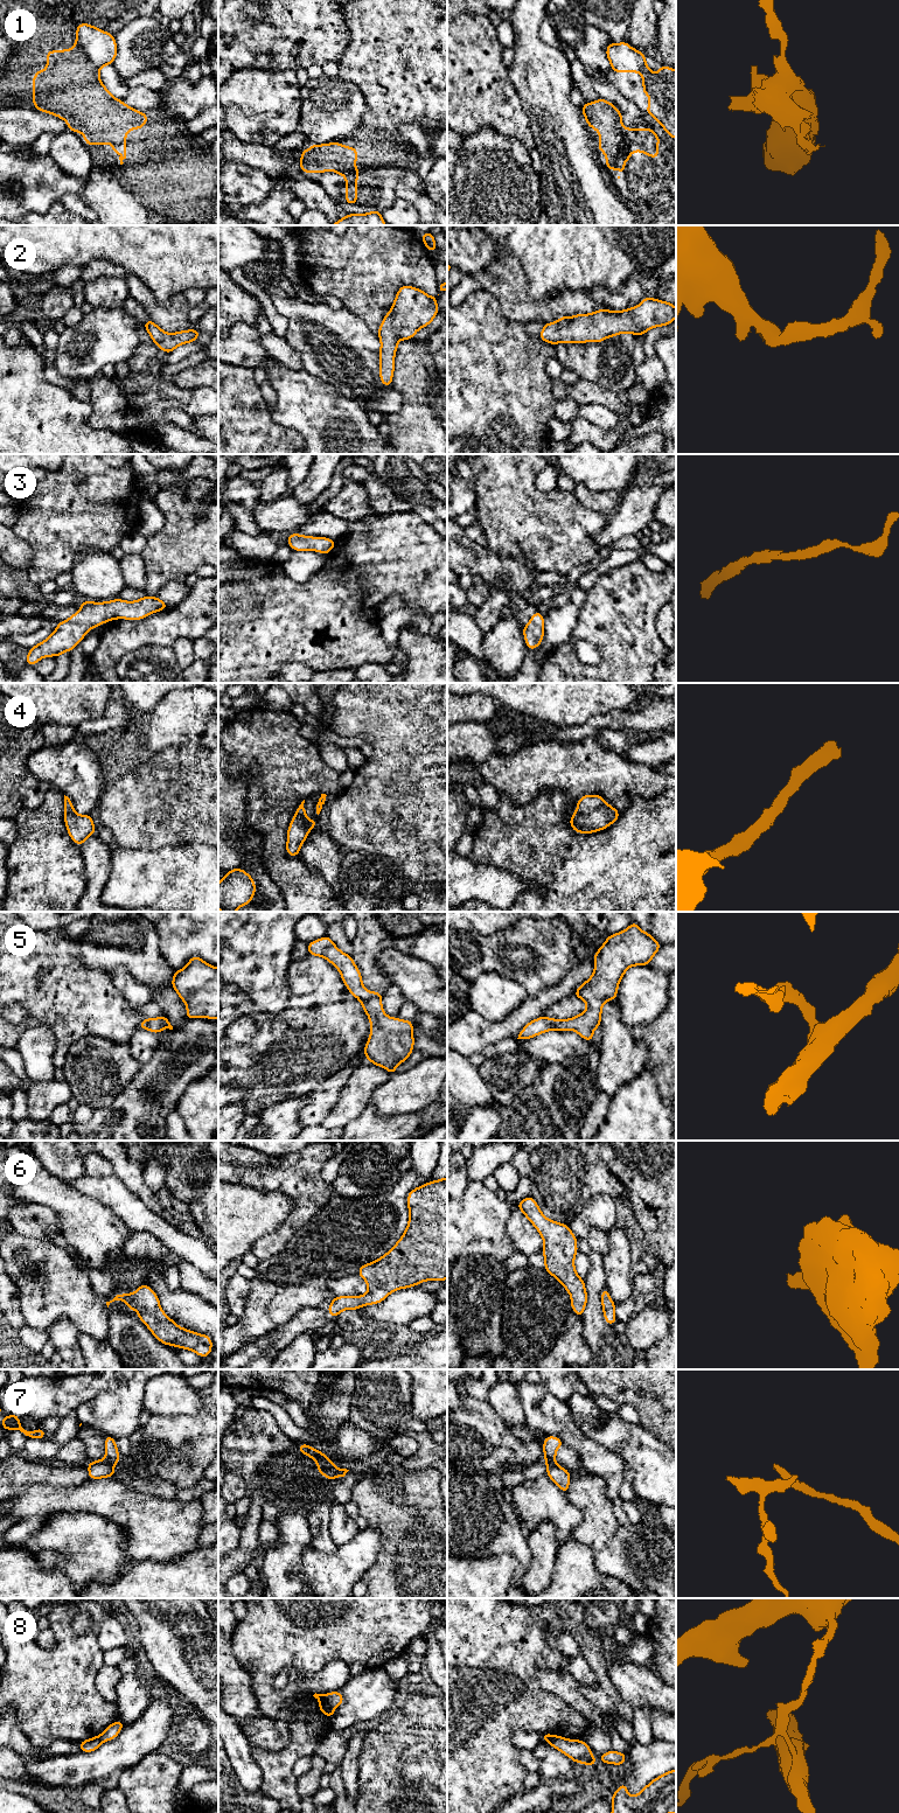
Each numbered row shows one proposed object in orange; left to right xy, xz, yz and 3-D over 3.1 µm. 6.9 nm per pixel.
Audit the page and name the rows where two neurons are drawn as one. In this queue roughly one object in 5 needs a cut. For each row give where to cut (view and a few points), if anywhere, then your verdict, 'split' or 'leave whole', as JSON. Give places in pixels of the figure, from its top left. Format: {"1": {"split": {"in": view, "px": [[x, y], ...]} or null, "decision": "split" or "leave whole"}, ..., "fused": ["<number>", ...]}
{"1": {"split": {"in": "xz", "px": [[355, 153], [342, 150], [340, 152], [340, 167], [335, 172]]}, "decision": "split"}, "2": {"split": null, "decision": "leave whole"}, "3": {"split": null, "decision": "leave whole"}, "4": {"split": null, "decision": "leave whole"}, "5": {"split": null, "decision": "leave whole"}, "6": {"split": null, "decision": "leave whole"}, "7": {"split": {"in": "xy", "px": [[104, 1458], [112, 1464]]}, "decision": "split"}, "8": {"split": {"in": "xz", "px": [[326, 1695], [333, 1709]]}, "decision": "split"}, "fused": ["1", "7", "8"]}

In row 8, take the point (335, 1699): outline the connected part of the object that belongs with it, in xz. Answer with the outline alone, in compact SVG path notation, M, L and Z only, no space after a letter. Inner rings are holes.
M334 1690L332 1693L328 1693L327 1694L327 1697L328 1697L329 1706L333 1709L335 1709L337 1706L342 1704L343 1701L344 1701L343 1696L337 1690Z

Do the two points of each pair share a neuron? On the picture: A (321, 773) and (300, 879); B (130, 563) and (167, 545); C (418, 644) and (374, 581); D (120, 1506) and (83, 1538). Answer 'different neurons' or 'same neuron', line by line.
A: same neuron
B: different neurons
C: different neurons
D: different neurons

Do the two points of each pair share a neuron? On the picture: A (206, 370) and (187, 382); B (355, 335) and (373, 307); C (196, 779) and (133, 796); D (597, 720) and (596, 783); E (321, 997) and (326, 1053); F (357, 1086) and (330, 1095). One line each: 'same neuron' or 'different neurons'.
A: same neuron
B: different neurons
C: same neuron
D: different neurons
E: same neuron
F: different neurons

